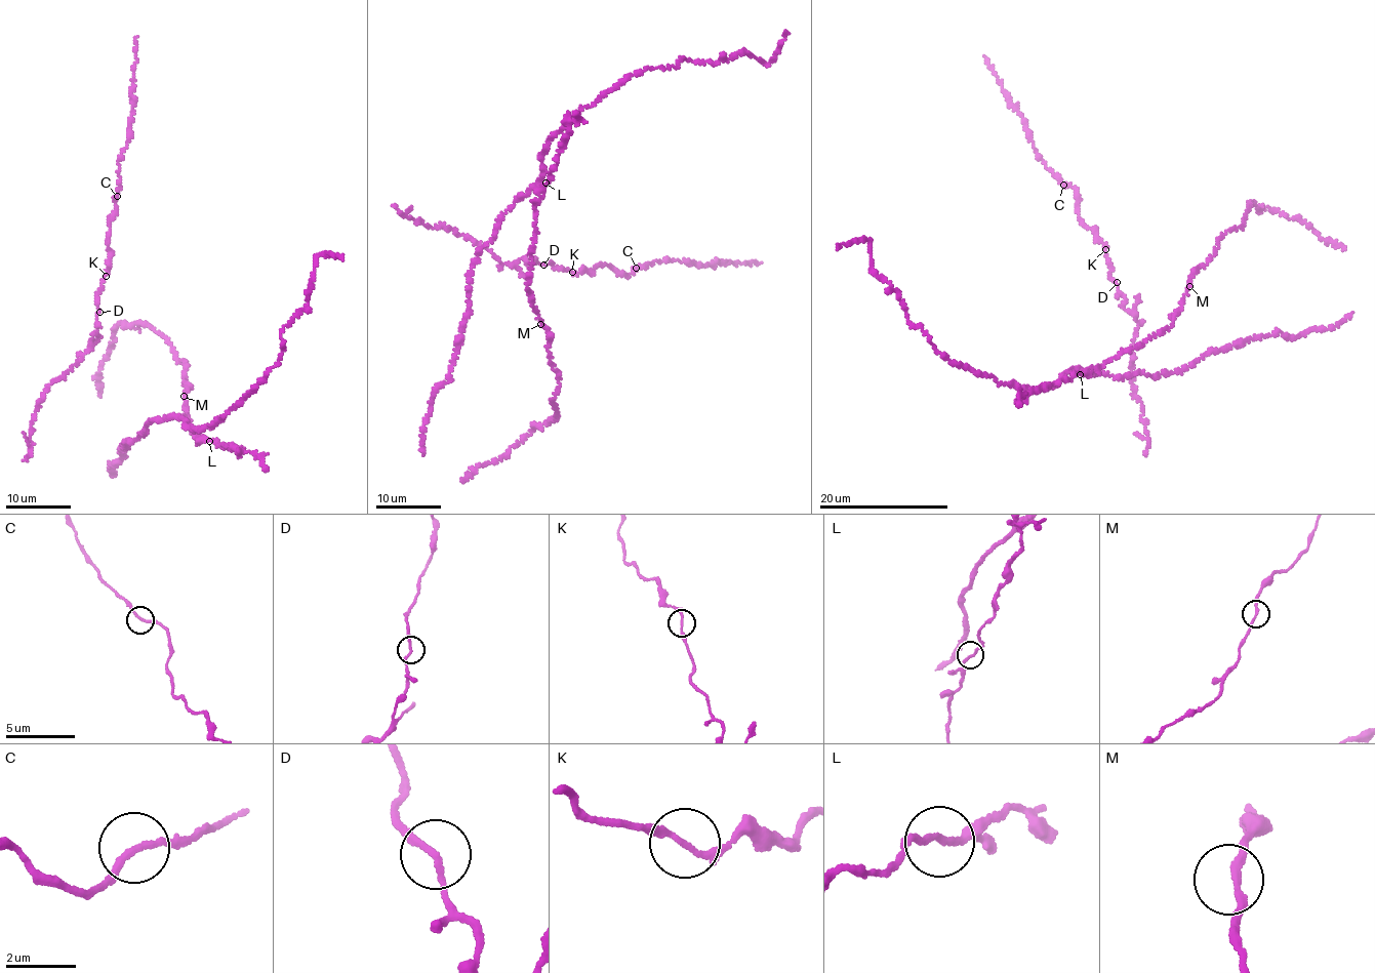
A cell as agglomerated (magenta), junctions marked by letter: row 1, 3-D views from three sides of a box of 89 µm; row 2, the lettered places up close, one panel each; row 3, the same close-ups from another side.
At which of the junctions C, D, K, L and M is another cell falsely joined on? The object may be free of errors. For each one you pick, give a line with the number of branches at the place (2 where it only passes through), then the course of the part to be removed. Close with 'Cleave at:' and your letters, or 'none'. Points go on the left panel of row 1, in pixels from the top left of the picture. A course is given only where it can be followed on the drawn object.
Cleave at: none

